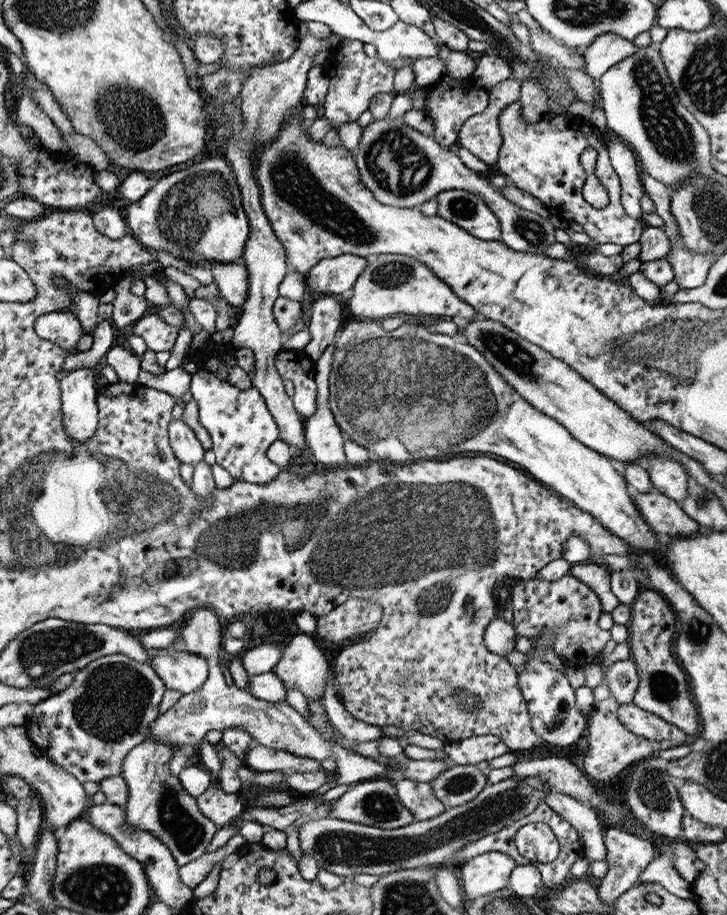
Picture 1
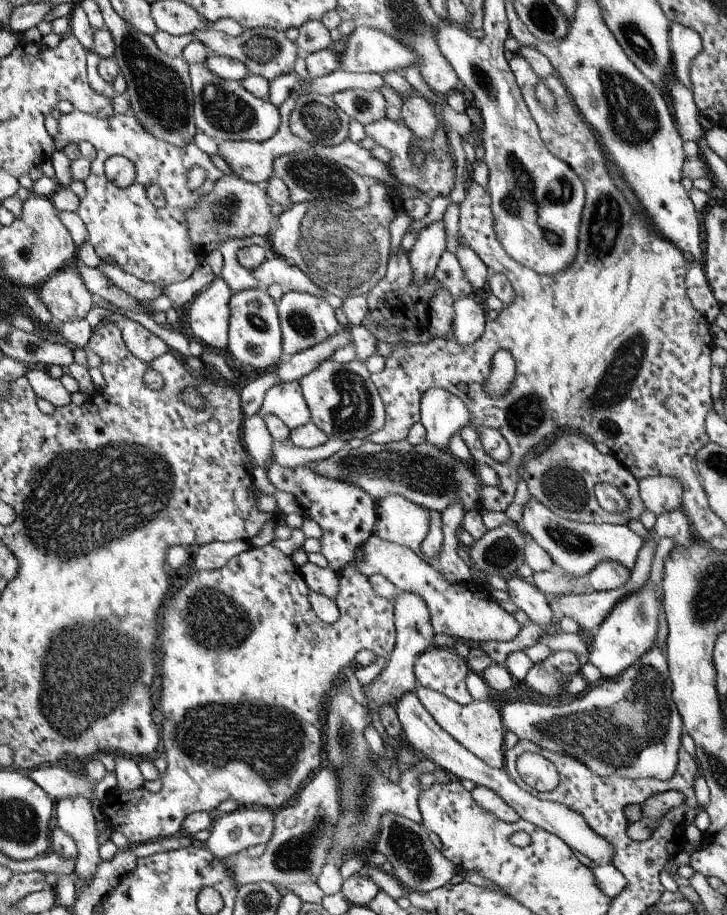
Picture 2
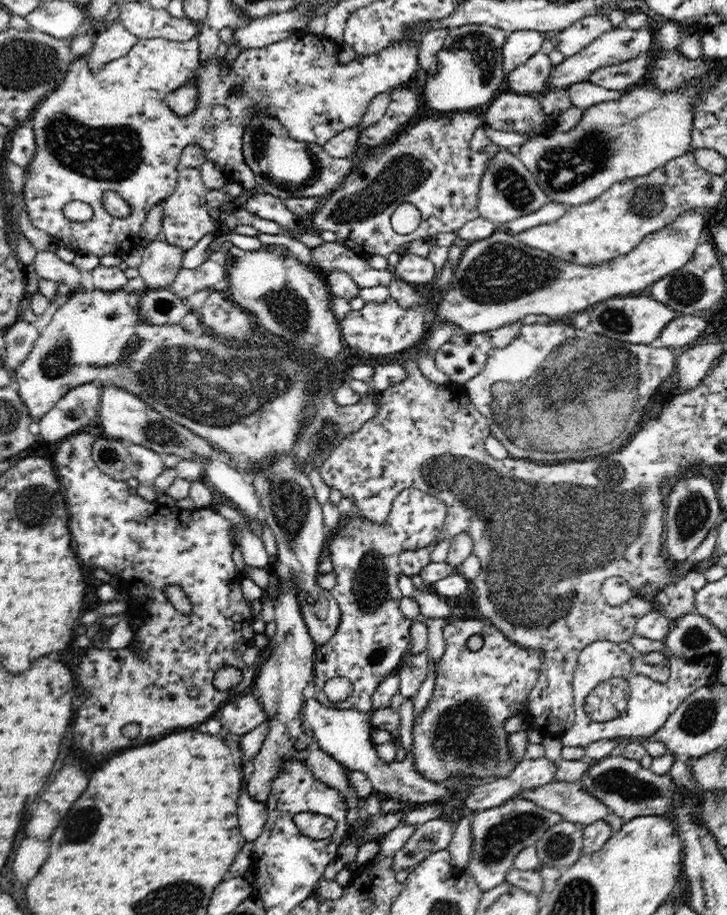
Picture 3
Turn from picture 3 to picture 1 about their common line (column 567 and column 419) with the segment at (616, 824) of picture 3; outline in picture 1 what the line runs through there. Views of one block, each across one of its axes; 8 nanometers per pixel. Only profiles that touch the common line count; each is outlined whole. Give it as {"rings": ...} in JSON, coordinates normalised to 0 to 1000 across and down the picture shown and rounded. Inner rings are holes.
{"rings":[[[543,851],[541,858],[549,877],[567,889],[571,897],[590,896],[612,885],[609,879],[596,870],[591,856]]]}

